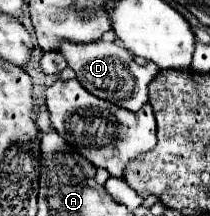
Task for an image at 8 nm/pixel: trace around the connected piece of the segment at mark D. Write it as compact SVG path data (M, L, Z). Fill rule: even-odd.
M95 41L95 43L61 43L59 49L69 67L77 73L79 83L93 95L97 95L99 99L111 101L113 105L119 105L127 111L139 111L147 101L149 101L149 93L147 93L147 85L149 81L159 73L159 69L153 63L145 63L145 65L137 65L133 61L133 55L119 47L117 43L107 43L107 41Z

